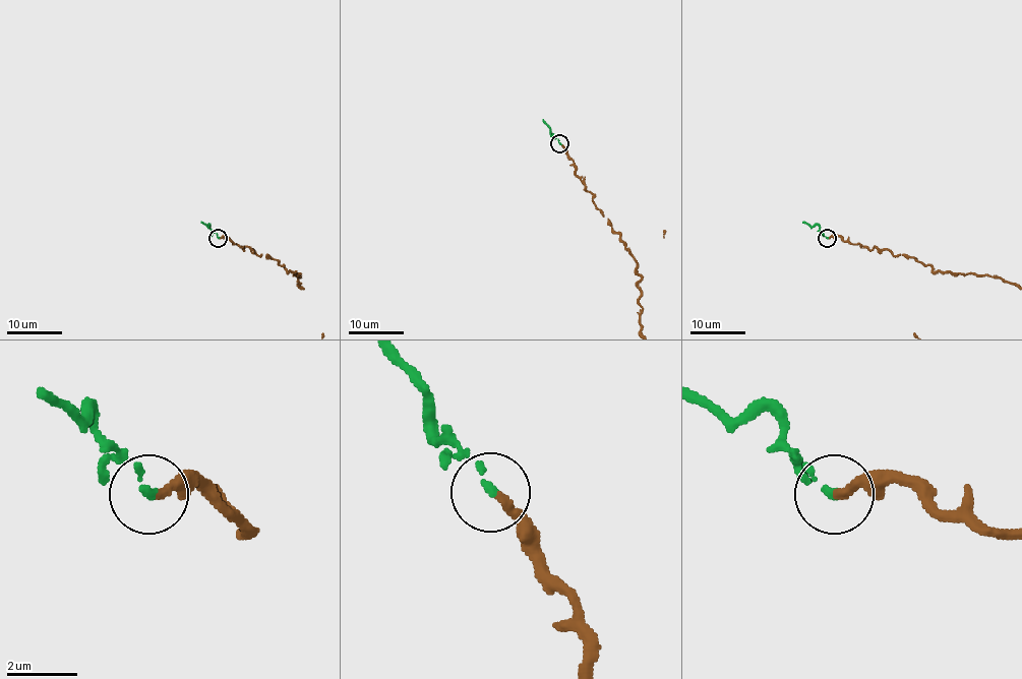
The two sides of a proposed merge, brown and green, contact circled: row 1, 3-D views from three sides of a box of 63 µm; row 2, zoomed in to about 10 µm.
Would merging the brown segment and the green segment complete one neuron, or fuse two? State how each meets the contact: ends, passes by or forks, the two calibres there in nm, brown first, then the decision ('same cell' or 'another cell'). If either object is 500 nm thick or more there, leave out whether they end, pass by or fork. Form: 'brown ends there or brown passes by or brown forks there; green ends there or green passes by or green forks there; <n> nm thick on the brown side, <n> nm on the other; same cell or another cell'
brown ends there; green ends there; 220 nm thick on the brown side, 190 nm on the other; same cell

